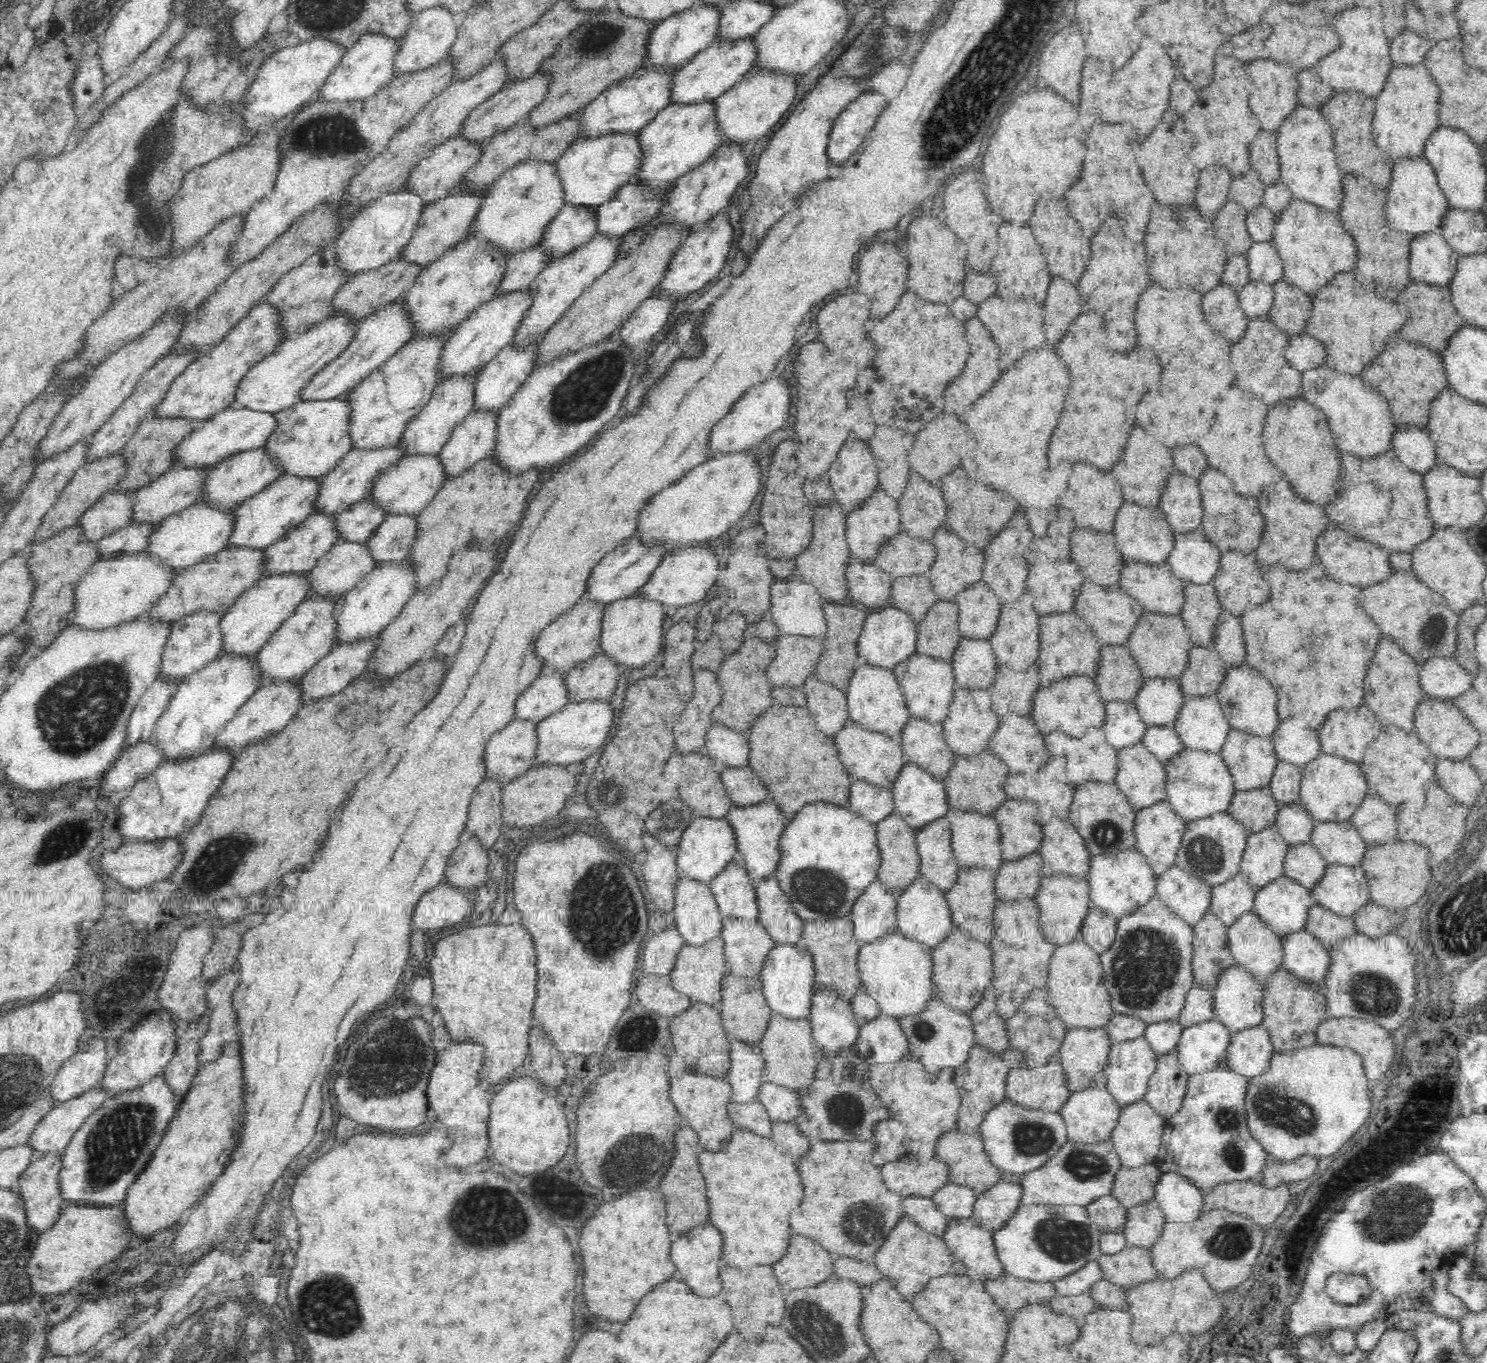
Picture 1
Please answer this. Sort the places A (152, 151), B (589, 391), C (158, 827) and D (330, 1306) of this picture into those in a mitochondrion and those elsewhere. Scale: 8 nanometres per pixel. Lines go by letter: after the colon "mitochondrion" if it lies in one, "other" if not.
A: mitochondrion
B: mitochondrion
C: other
D: mitochondrion

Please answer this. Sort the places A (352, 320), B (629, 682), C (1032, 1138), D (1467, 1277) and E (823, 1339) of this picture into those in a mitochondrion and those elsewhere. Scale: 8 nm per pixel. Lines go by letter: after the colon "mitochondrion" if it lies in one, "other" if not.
A: other
B: other
C: mitochondrion
D: other
E: mitochondrion

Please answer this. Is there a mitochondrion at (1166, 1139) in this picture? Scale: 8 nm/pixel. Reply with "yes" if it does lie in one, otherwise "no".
no

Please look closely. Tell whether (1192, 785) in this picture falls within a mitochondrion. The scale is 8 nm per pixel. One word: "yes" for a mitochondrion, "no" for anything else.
no

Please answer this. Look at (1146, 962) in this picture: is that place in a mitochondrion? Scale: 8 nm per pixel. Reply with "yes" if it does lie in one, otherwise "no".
yes

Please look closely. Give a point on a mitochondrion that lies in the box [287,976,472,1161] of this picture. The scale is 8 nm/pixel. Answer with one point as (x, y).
(372, 1061)

